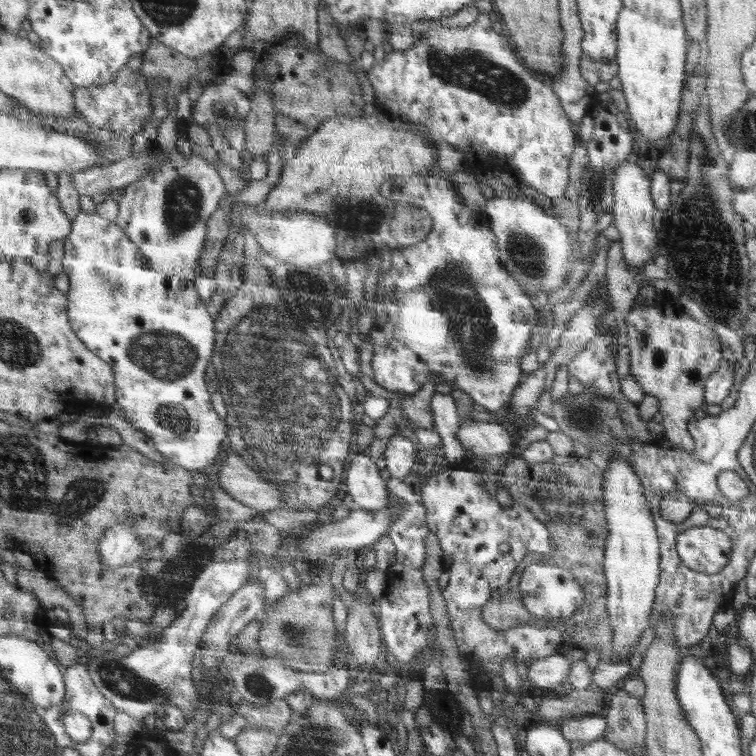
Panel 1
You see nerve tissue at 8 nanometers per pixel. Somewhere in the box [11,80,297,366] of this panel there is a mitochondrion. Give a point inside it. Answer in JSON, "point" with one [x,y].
{"point":[183,200]}

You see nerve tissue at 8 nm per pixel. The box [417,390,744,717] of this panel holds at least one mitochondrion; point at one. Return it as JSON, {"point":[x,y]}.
{"point":[567,505]}

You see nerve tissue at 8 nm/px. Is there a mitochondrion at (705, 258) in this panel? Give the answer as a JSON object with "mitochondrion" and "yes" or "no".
{"mitochondrion":"yes"}

